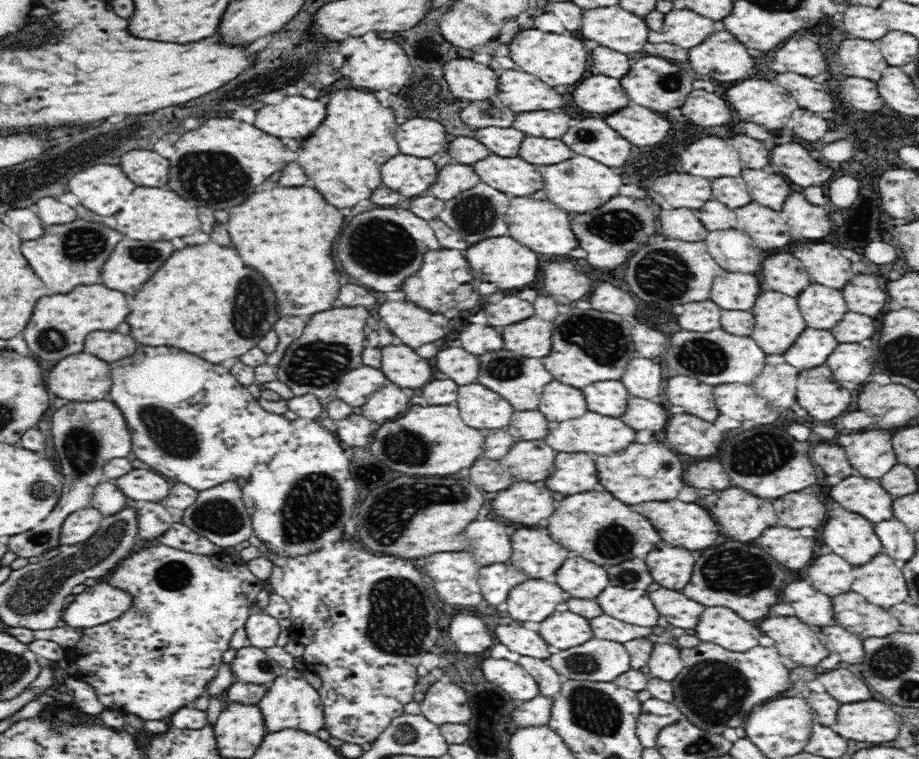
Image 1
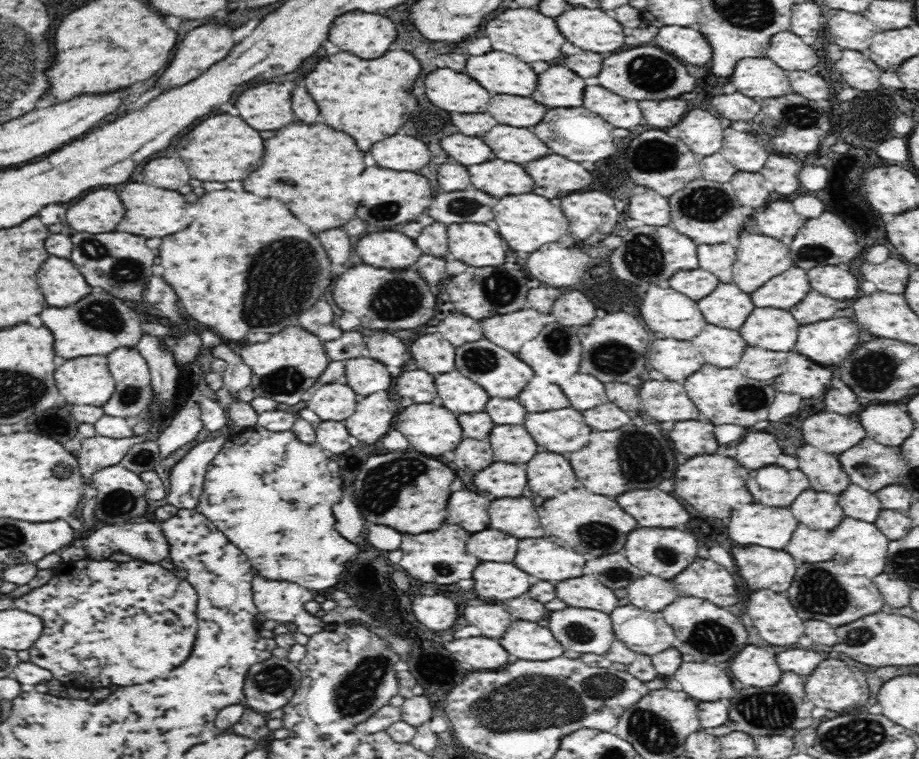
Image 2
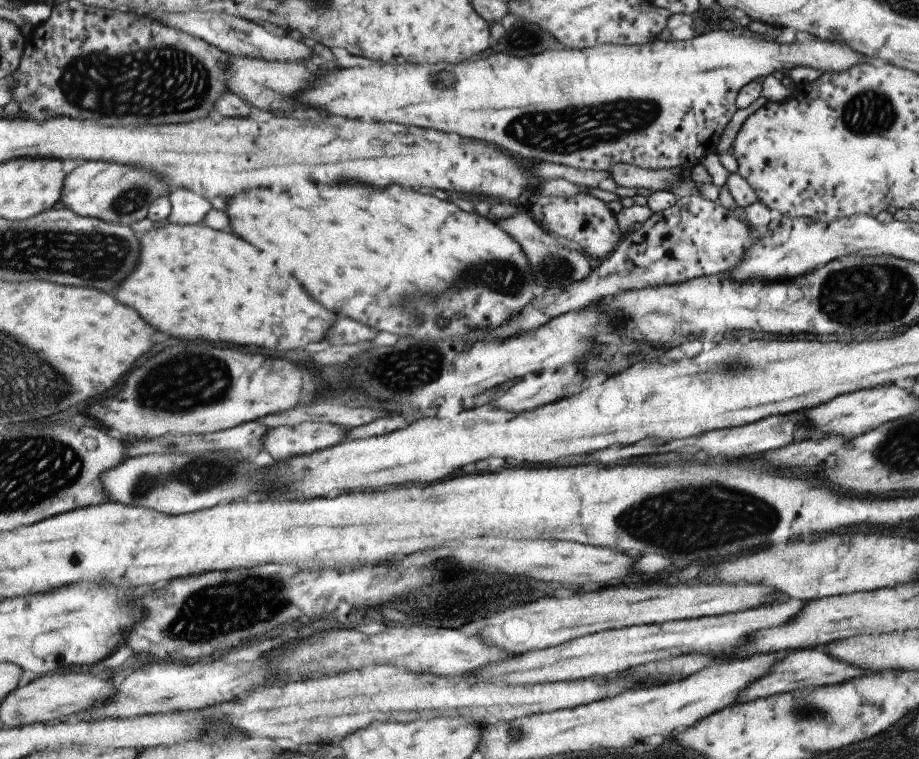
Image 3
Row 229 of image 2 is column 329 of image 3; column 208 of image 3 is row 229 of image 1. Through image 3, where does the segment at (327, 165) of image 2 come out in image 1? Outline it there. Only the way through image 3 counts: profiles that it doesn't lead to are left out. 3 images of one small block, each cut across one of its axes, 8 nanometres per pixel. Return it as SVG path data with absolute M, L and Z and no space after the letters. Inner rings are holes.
M276 186L252 194L228 212L228 232L242 262L260 270L270 282L282 315L309 318L332 308L340 292L340 274L338 268L334 268L332 244L344 226L344 216L338 208L330 206L316 188Z

